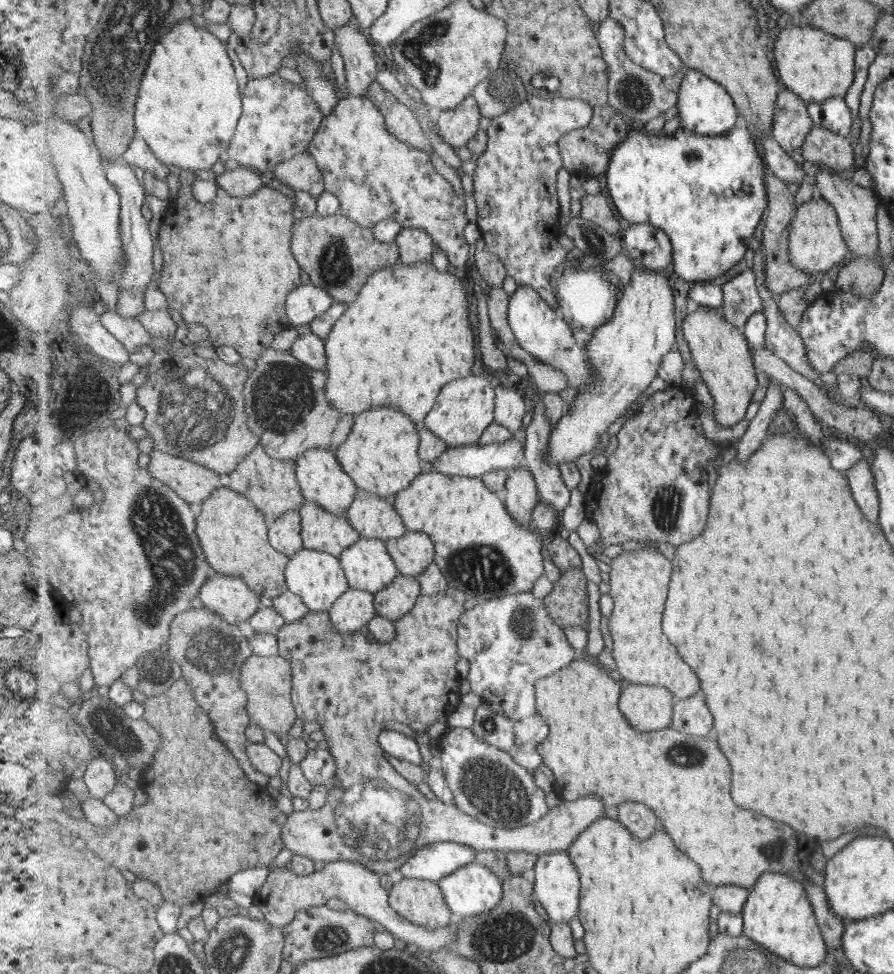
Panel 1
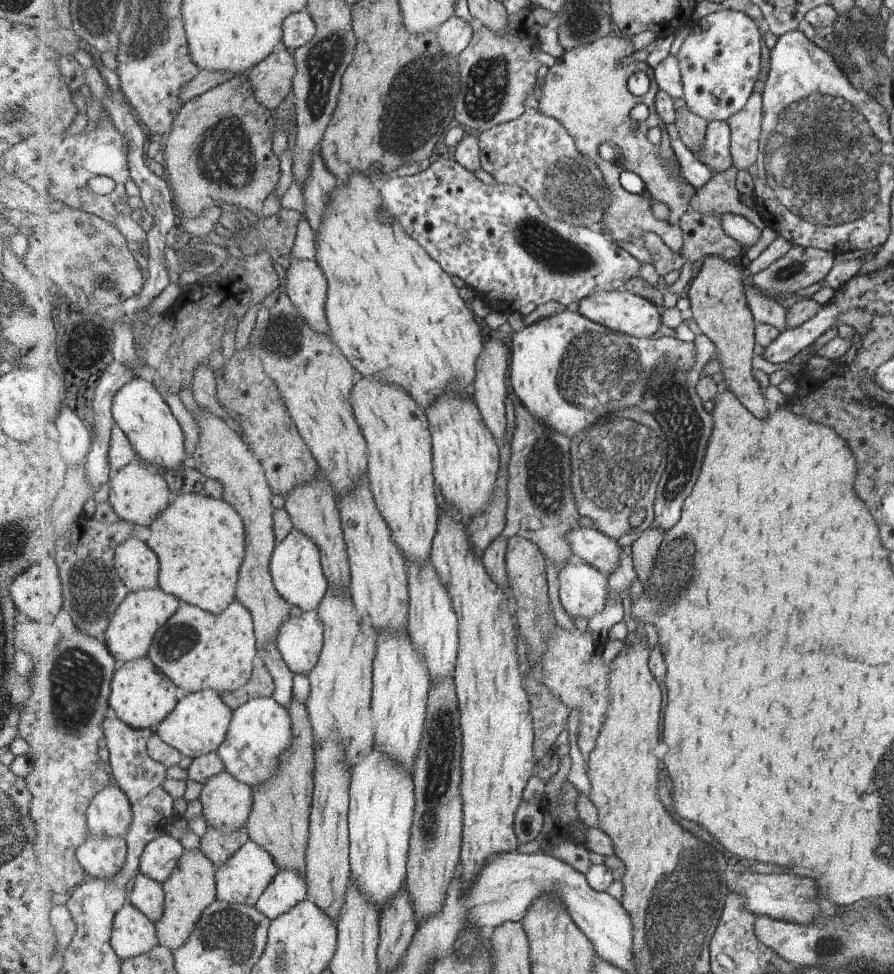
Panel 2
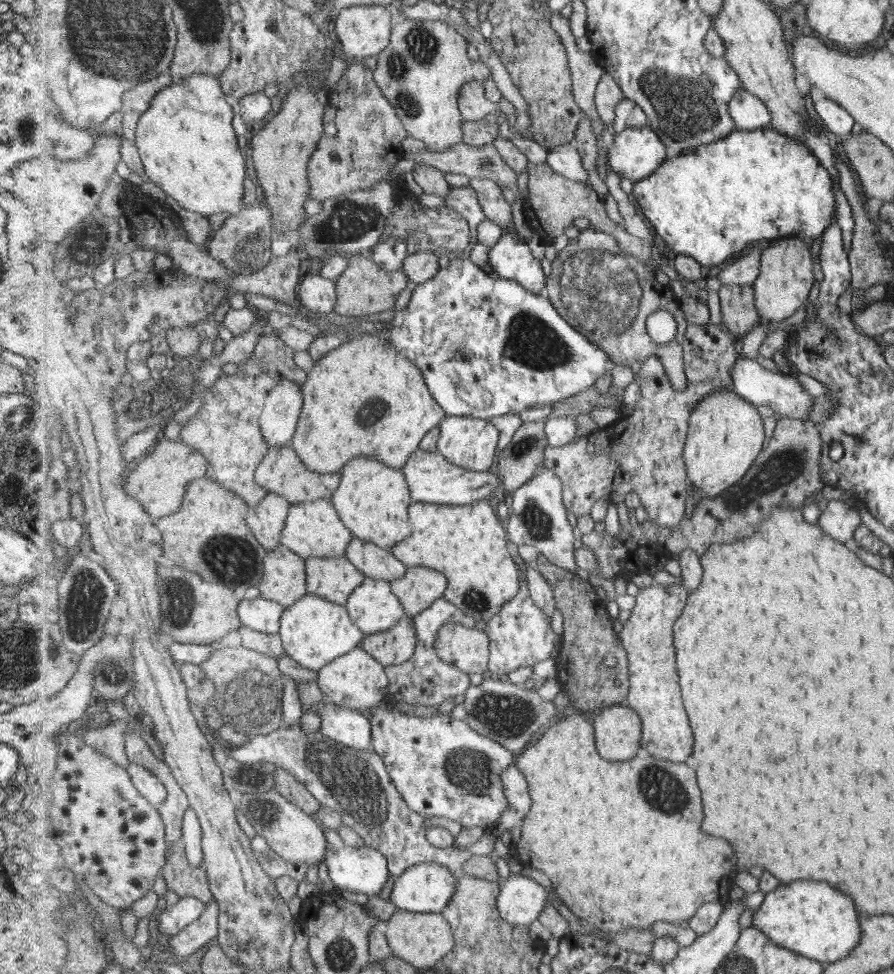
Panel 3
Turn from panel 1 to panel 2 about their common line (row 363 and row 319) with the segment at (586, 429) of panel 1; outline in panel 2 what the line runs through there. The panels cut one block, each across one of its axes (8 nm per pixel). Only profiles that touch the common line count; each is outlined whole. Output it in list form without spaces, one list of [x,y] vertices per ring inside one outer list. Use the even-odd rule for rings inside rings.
[[[623,288],[613,292],[599,292],[595,296],[584,298],[580,301],[578,310],[593,322],[639,338],[651,338],[663,323],[659,307],[654,301],[642,298],[637,294],[631,294],[631,290]]]

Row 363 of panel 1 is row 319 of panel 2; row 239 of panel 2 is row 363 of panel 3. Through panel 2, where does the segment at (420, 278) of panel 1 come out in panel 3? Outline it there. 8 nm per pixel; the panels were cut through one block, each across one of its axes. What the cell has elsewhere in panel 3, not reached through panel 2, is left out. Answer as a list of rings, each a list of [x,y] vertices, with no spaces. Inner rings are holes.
[[[363,334],[344,340],[339,348],[331,350],[316,363],[302,388],[305,405],[291,443],[307,468],[321,474],[339,472],[349,460],[361,456],[371,456],[387,466],[402,469],[411,455],[420,449],[425,436],[440,427],[448,416],[427,386],[423,370],[419,370],[411,358],[395,350],[391,342],[379,338],[379,334]]]

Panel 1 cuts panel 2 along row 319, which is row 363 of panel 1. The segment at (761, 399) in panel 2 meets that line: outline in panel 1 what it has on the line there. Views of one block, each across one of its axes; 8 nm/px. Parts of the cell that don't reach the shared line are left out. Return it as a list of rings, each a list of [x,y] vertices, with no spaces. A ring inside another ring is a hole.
[[[709,306],[692,307],[683,319],[682,332],[690,348],[694,364],[701,374],[714,399],[714,417],[723,428],[731,428],[741,422],[751,406],[753,396],[759,386],[752,346],[746,338],[743,328],[727,322],[723,312]]]

